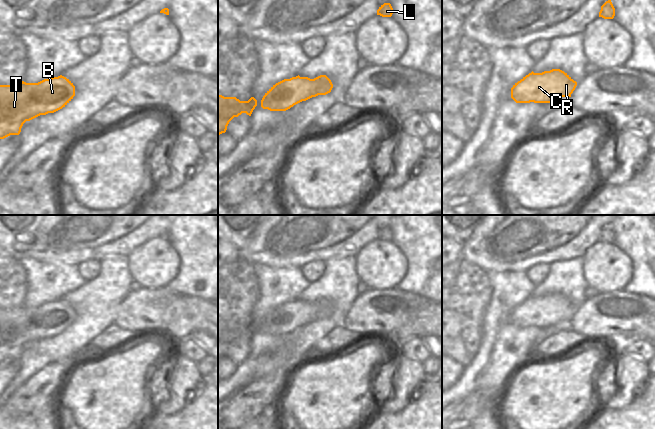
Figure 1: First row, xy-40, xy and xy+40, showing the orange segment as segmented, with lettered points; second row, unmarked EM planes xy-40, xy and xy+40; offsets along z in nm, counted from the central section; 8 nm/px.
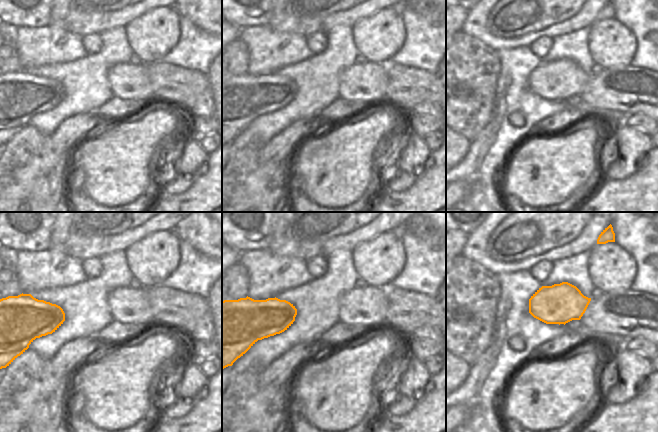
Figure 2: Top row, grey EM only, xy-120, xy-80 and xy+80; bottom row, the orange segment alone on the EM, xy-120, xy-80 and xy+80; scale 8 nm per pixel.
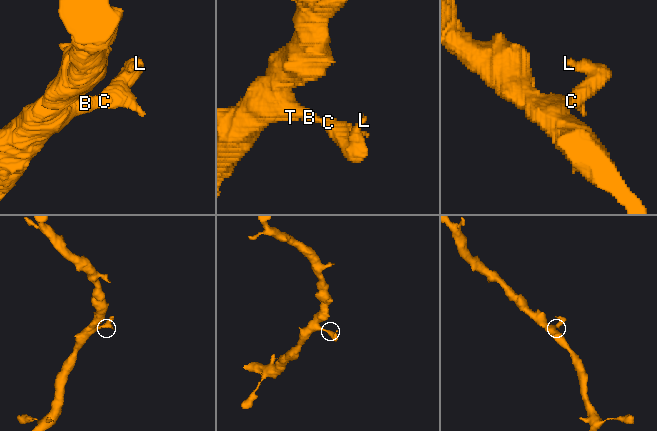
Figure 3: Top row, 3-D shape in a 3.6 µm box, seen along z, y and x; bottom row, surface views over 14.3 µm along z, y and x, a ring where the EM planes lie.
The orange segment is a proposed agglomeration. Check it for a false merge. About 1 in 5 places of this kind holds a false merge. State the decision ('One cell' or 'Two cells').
One cell.

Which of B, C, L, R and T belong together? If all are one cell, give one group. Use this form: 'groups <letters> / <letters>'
groups B C L R T

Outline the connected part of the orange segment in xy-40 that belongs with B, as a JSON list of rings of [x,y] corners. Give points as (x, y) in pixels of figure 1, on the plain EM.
[[[60,299],[38,307],[0,309],[0,363],[19,359],[26,345],[54,337],[75,320],[75,310]]]

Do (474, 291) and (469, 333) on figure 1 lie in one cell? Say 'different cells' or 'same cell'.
same cell

